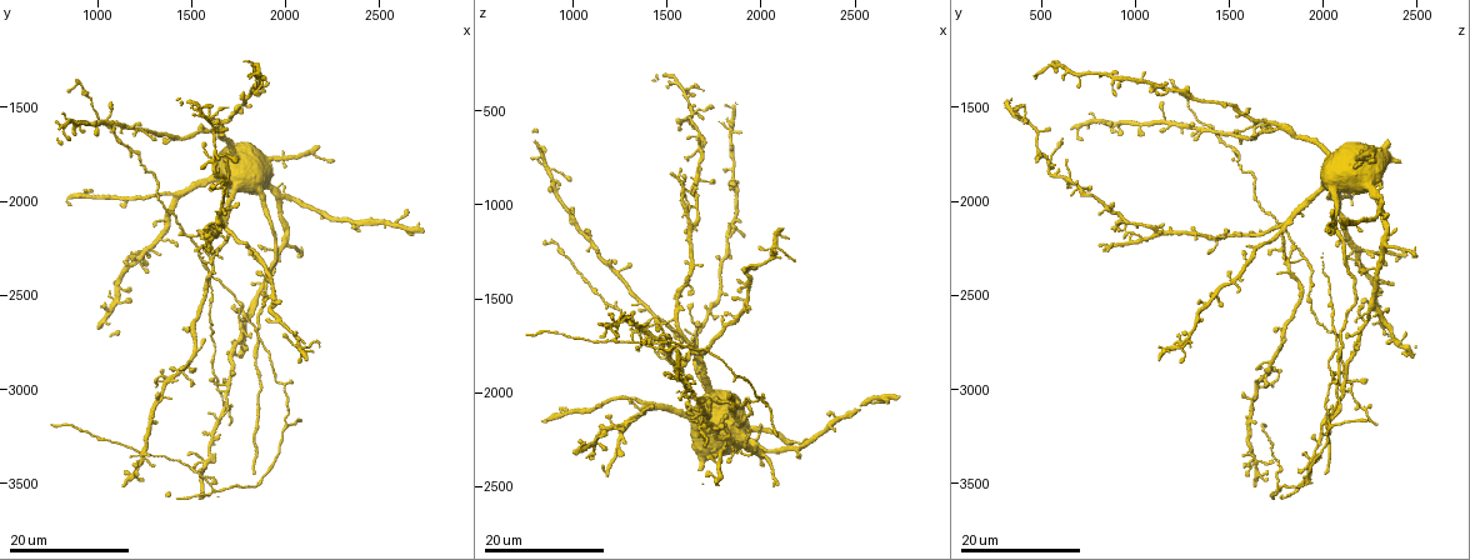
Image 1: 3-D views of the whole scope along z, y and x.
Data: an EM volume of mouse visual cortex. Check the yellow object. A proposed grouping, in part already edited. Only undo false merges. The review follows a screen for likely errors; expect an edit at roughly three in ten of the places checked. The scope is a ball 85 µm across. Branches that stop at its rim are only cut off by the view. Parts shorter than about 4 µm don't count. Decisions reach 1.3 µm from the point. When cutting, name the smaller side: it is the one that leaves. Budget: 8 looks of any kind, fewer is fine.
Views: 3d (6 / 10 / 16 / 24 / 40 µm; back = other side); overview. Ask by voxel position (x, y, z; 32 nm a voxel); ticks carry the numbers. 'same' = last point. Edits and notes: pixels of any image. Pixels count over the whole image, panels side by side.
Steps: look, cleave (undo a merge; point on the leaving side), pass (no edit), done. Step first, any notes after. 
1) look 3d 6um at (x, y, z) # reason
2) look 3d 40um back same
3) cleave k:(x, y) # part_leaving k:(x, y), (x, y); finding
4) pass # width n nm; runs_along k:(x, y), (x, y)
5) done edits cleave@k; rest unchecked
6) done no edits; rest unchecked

look 3d 16um at (1670, 3010, 2110) # small branch off a trunk

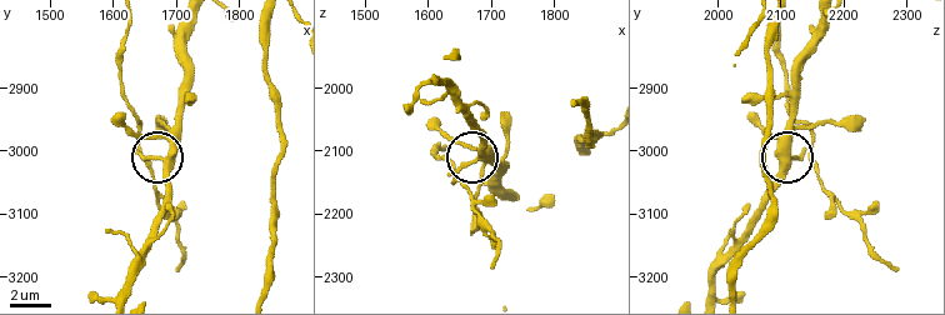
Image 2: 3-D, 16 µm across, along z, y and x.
look 3d 6um at (1670, 3015, 2115)

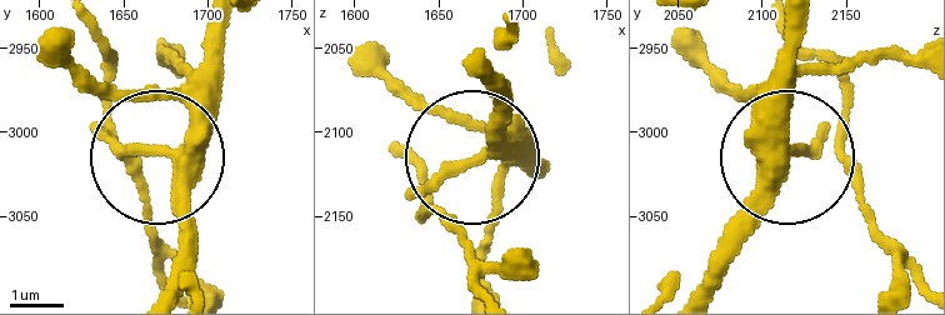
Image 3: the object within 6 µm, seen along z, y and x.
pass # arms 3; all the same neuron

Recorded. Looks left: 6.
look 3d 24um at (2010, 2220, 2320)

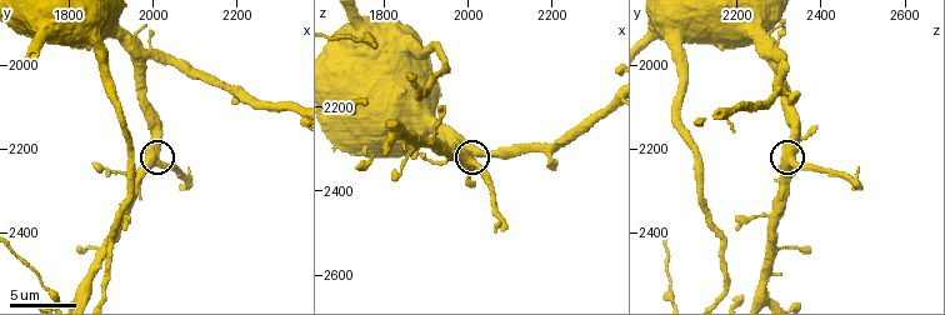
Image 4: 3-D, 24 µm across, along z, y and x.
look 3d 10um at (2015, 2240, 2330)

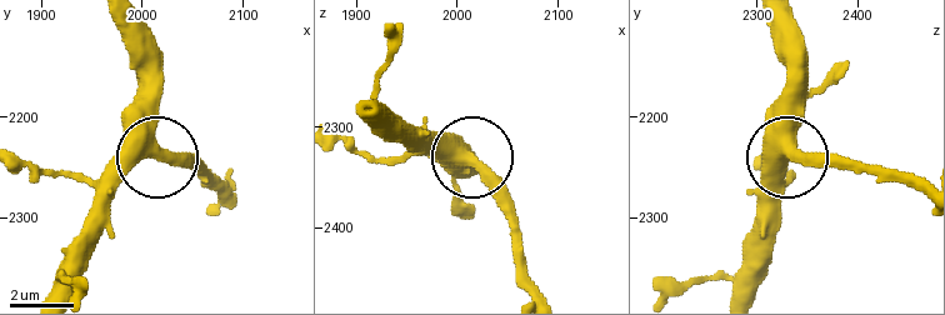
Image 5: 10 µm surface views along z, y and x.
pass # runs_along 5:(119, 21), (148, 79), (154, 156), (201, 159); continuous, no second neuron

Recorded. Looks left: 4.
look 3d 16um at (1340, 2980, 1670) # branch point

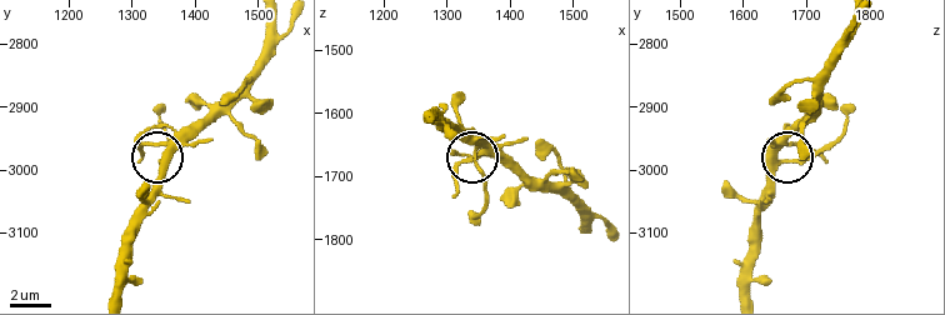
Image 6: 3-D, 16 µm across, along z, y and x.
look 3d 10um at (1345, 2990, 1660)

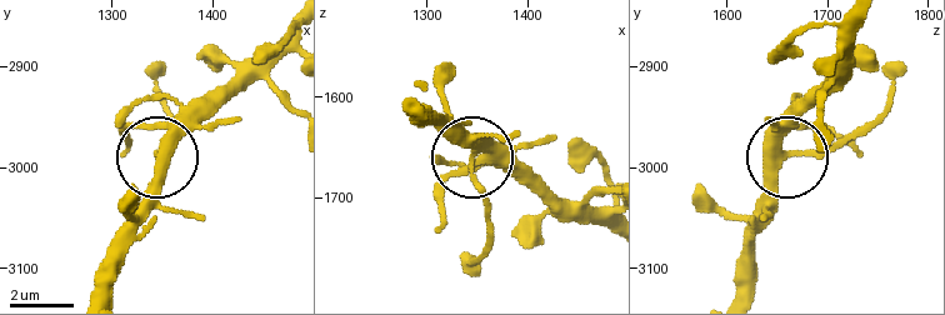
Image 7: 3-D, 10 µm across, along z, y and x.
pass # arms 3; all the same neuron

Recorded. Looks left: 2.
look 3d 24um at (1600, 1790, 530) # four-way junction

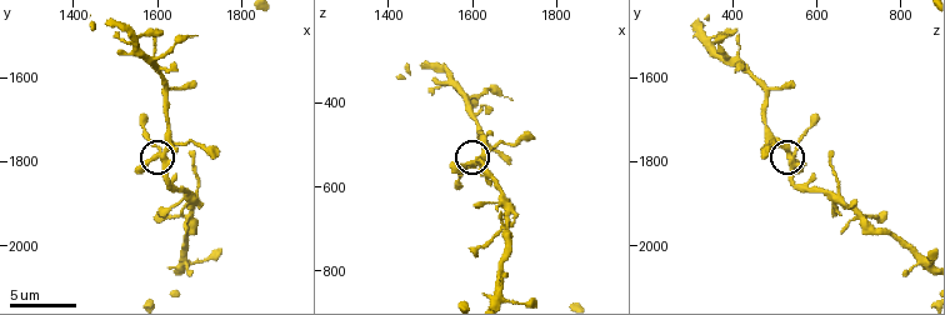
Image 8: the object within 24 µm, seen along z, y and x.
look 3d 6um at (1610, 1780, 540) # closer look

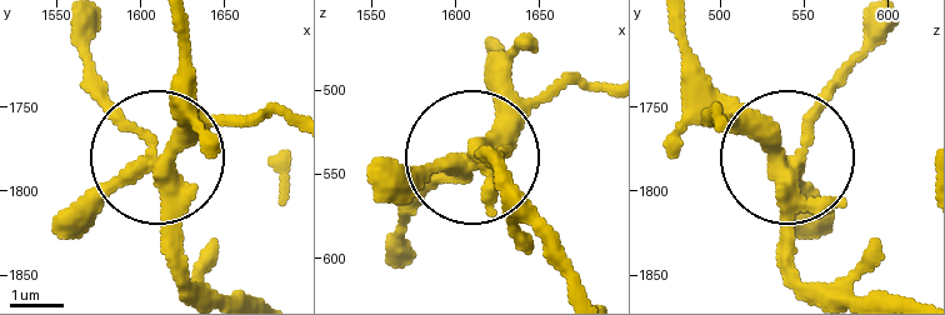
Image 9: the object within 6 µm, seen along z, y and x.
pass # width 330 nm; all the same neuron

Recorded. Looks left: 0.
done no edits; rest unchecked

